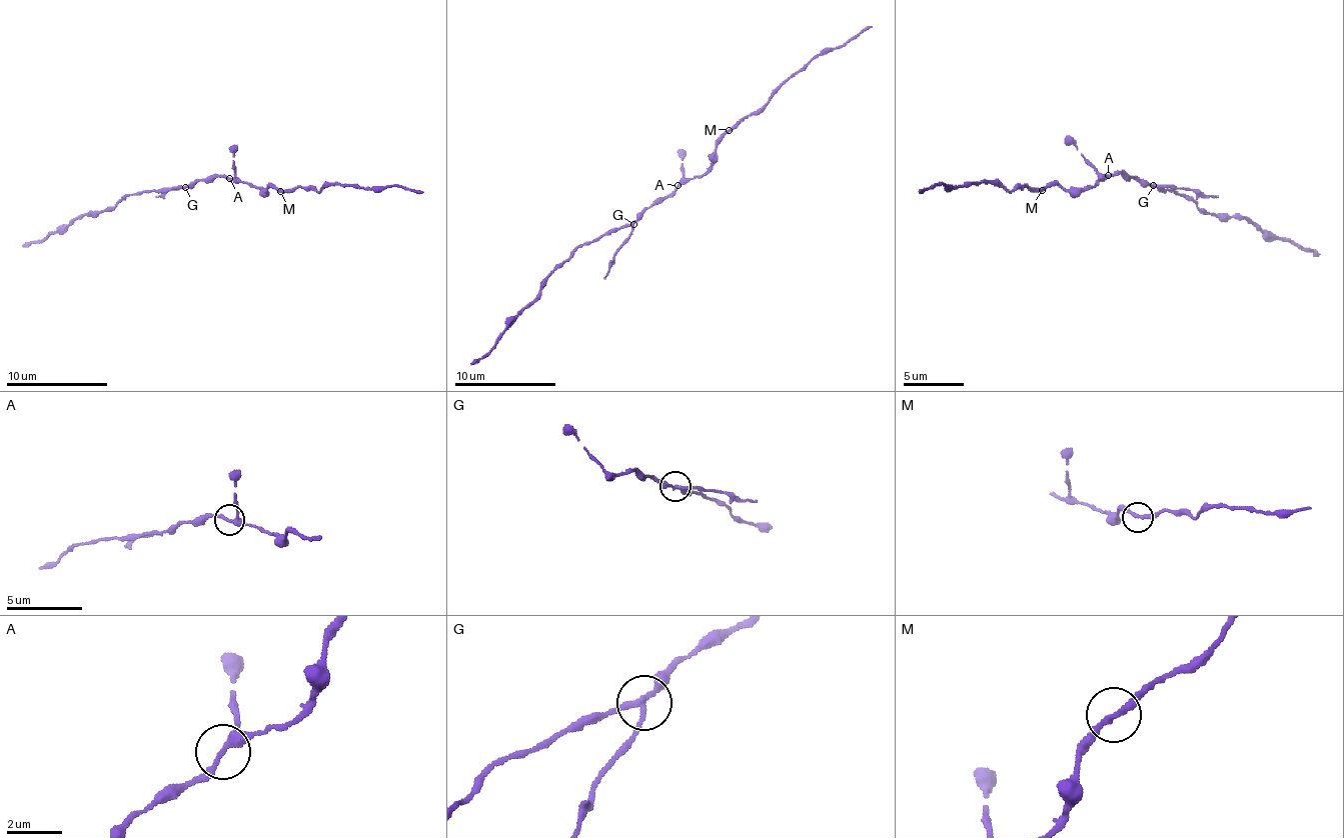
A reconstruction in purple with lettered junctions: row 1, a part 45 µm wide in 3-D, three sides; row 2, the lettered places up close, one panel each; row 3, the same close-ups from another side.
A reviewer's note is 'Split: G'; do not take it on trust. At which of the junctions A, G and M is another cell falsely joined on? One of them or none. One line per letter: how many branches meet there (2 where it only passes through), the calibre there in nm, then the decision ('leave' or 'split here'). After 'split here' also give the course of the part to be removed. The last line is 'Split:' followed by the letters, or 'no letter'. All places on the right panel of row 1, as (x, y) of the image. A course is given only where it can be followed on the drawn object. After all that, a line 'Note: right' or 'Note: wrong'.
A: 3 branches meet; 240 nm thick; leave
G: 3 branches meet; 200 nm thick; split here; foreign part runs (1152, 184), (1170, 184), (1218, 196)
M: 2 branches meet; 220 nm thick; leave
Split: G
Note: right

